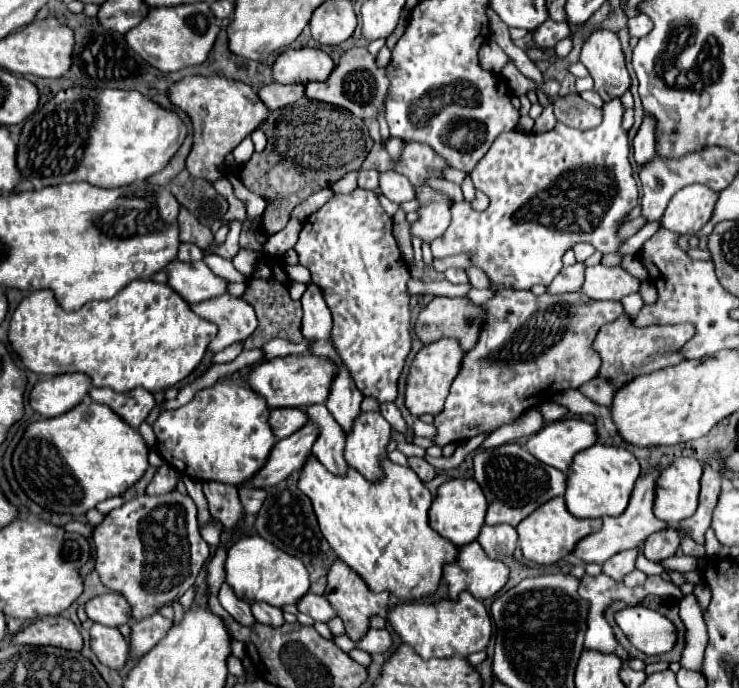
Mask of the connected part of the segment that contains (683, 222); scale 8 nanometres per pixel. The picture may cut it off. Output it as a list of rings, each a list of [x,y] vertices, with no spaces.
[[[690,184],[678,190],[664,216],[662,226],[678,232],[678,234],[698,234],[706,222],[710,222],[714,214],[714,206],[718,202],[718,194],[704,184]]]

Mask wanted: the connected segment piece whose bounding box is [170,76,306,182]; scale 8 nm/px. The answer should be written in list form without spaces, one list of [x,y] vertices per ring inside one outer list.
[[[186,76],[180,82],[172,84],[170,88],[172,104],[182,108],[192,118],[194,124],[194,146],[186,158],[186,170],[194,178],[202,178],[208,182],[216,182],[224,178],[228,166],[226,156],[232,154],[232,150],[268,118],[270,110],[290,106],[304,96],[306,94],[302,84],[284,86],[272,82],[262,86],[260,94],[256,94],[248,84],[224,76],[210,76],[210,78]]]

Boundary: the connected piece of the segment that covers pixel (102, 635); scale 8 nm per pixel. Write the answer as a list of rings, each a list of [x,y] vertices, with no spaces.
[[[94,624],[90,628],[90,646],[102,664],[114,670],[122,670],[130,656],[130,644],[116,628]]]

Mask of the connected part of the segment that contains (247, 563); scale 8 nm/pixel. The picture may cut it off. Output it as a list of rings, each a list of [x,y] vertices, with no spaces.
[[[248,536],[238,540],[226,558],[226,582],[234,588],[234,594],[248,602],[266,602],[276,608],[284,608],[286,604],[296,604],[308,590],[310,580],[302,560],[278,550],[274,544],[262,540],[260,536]]]

